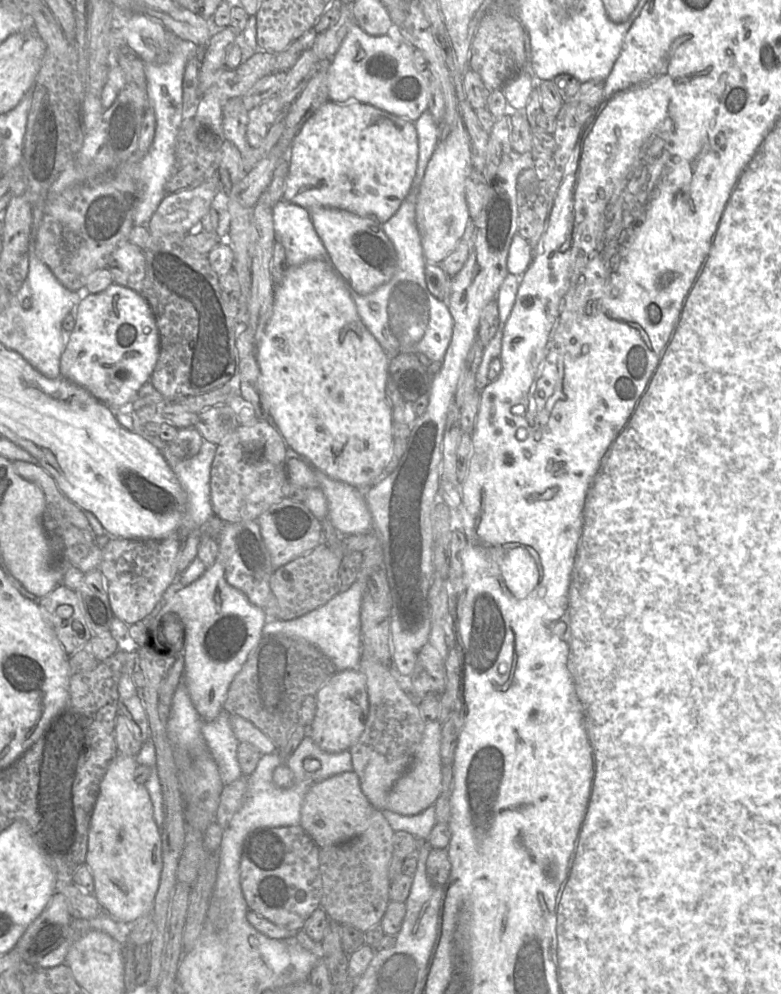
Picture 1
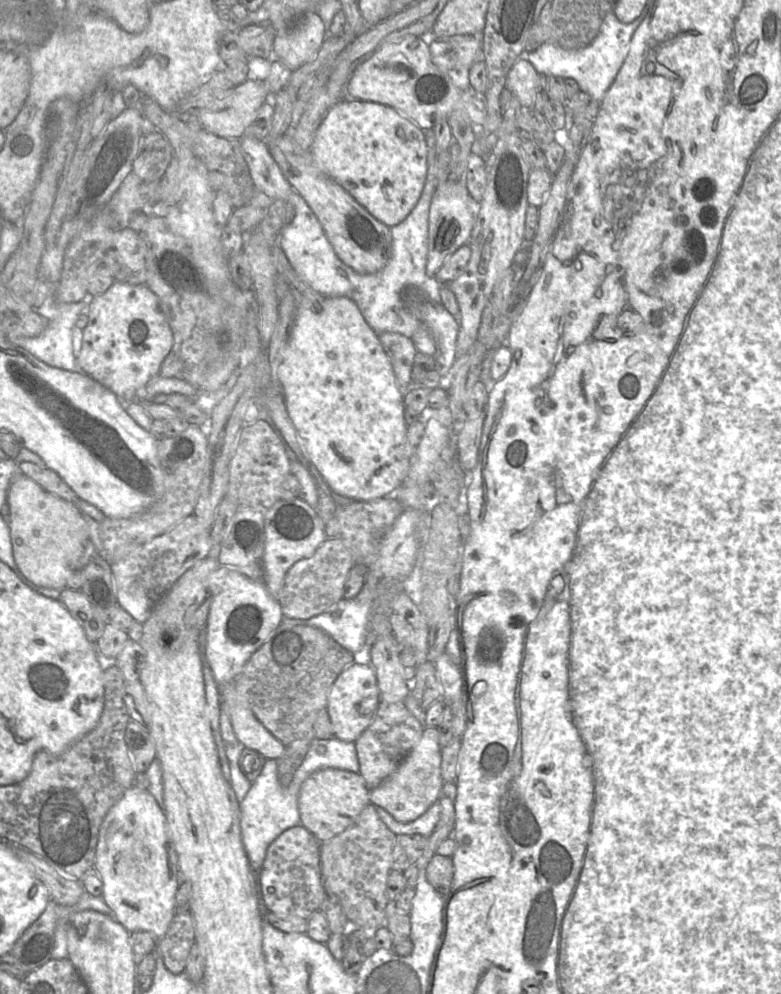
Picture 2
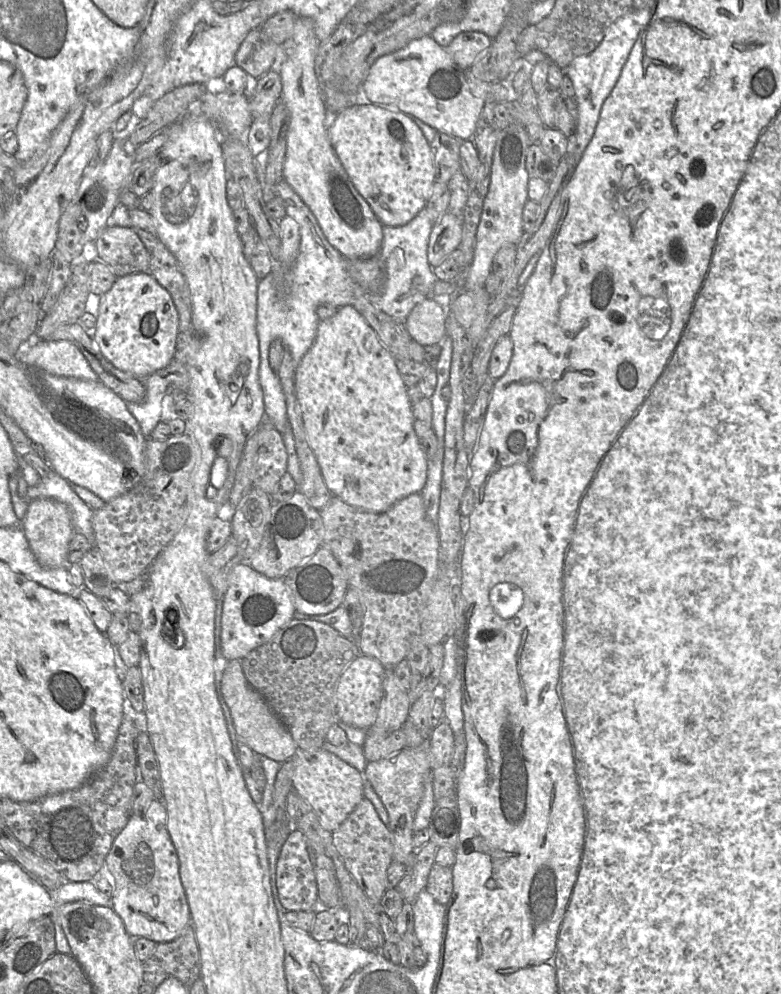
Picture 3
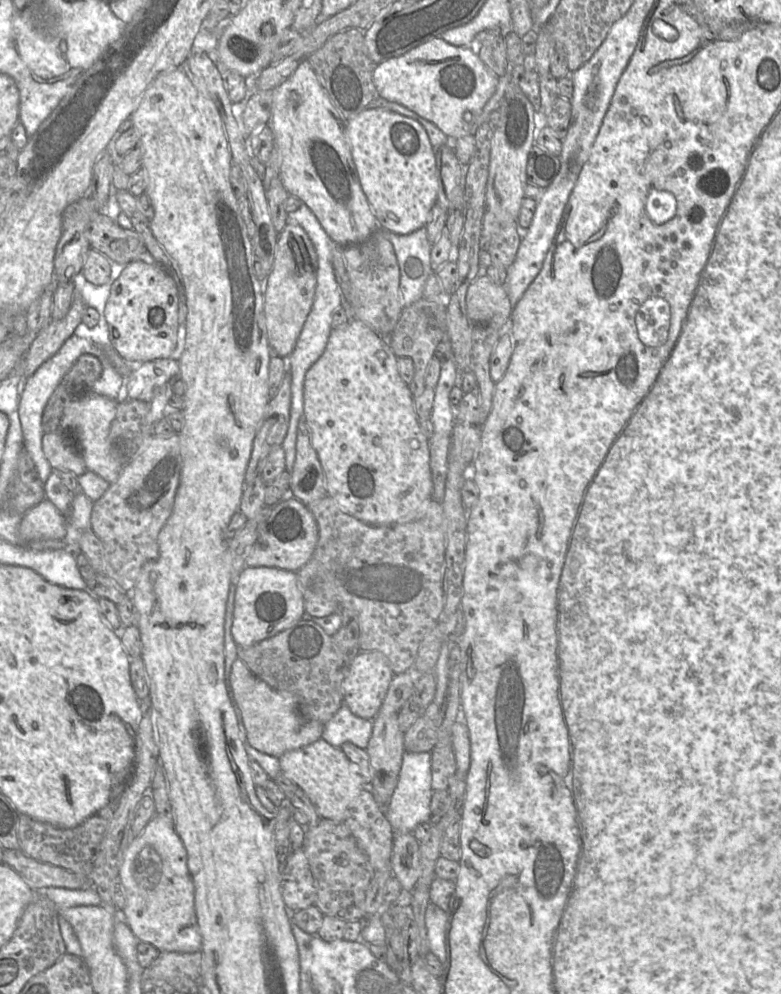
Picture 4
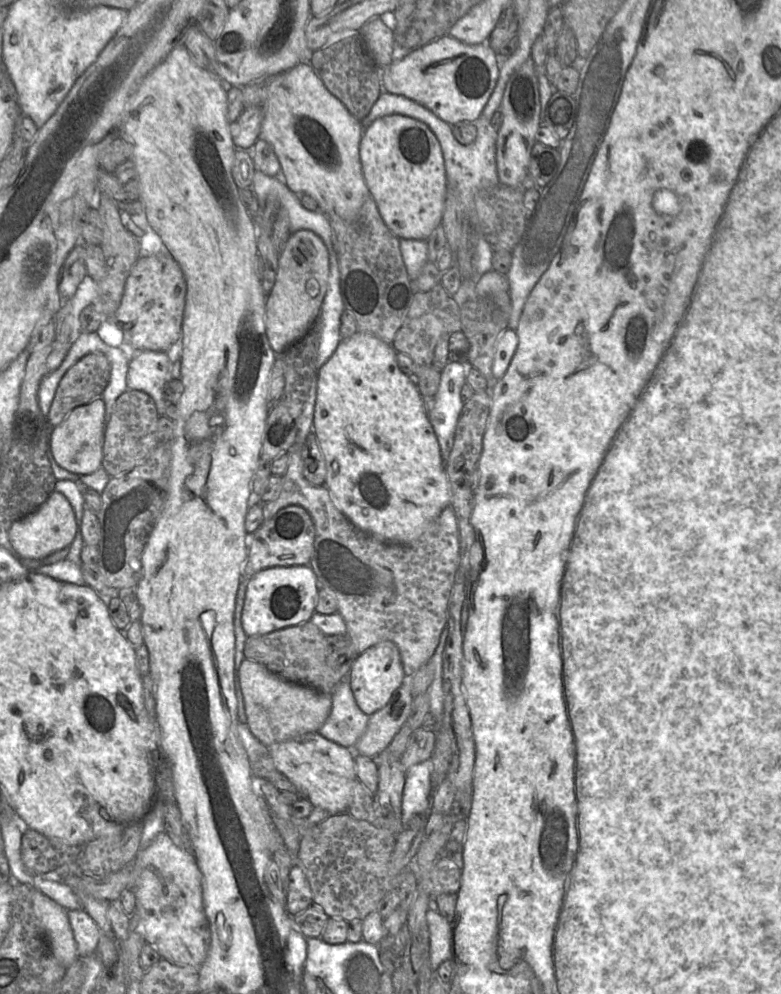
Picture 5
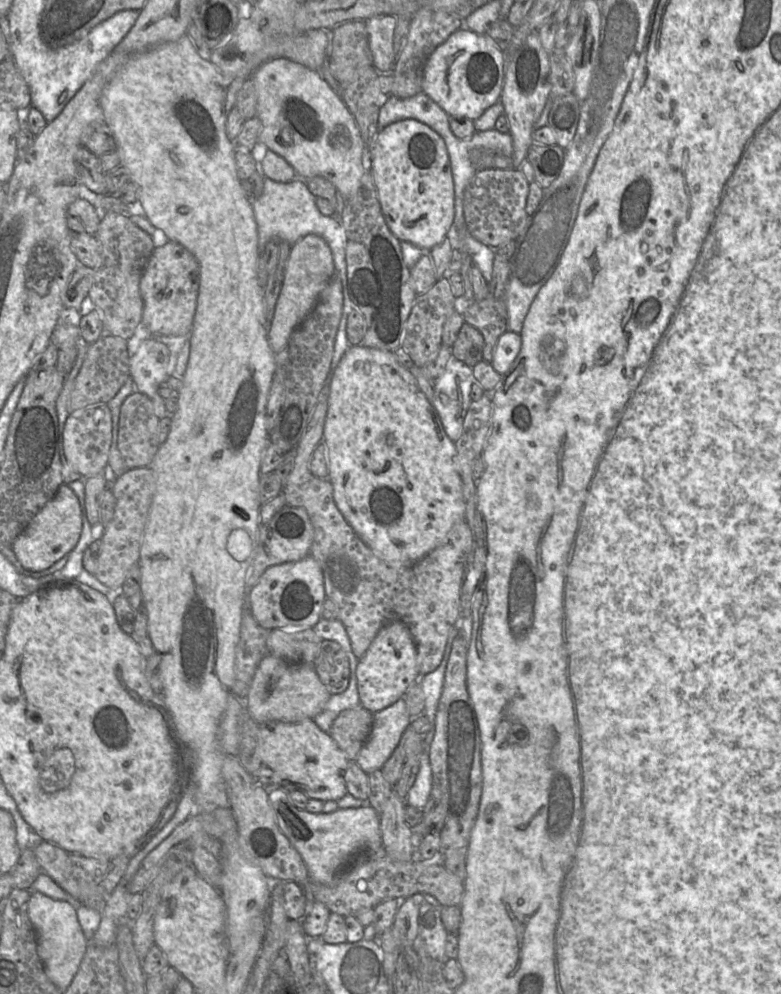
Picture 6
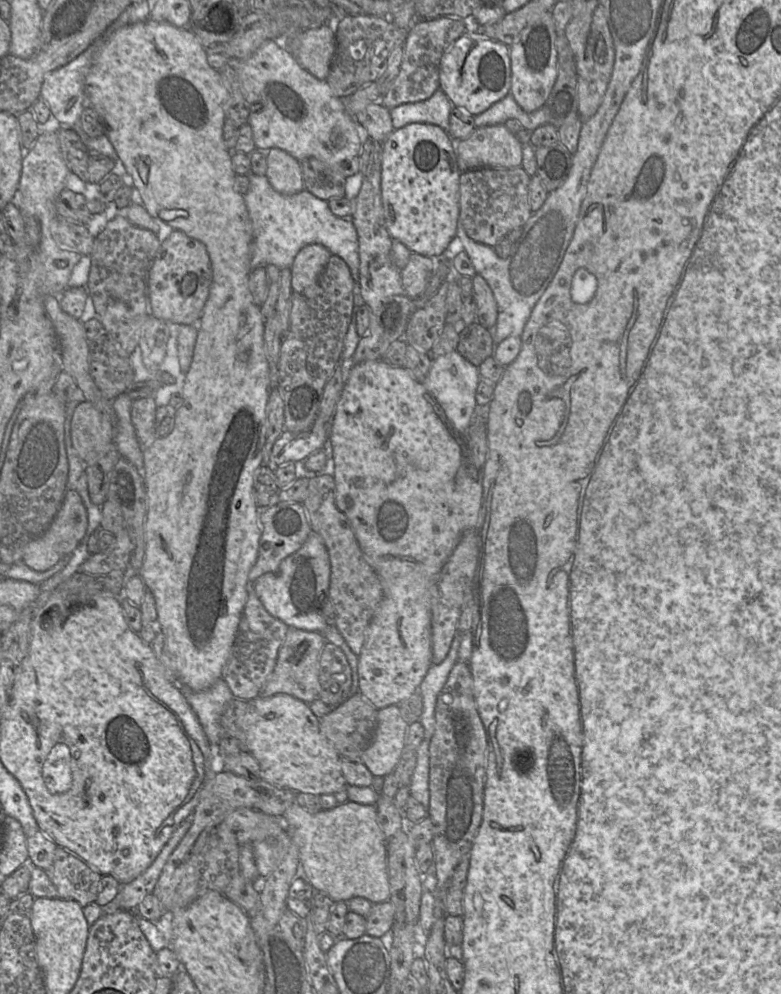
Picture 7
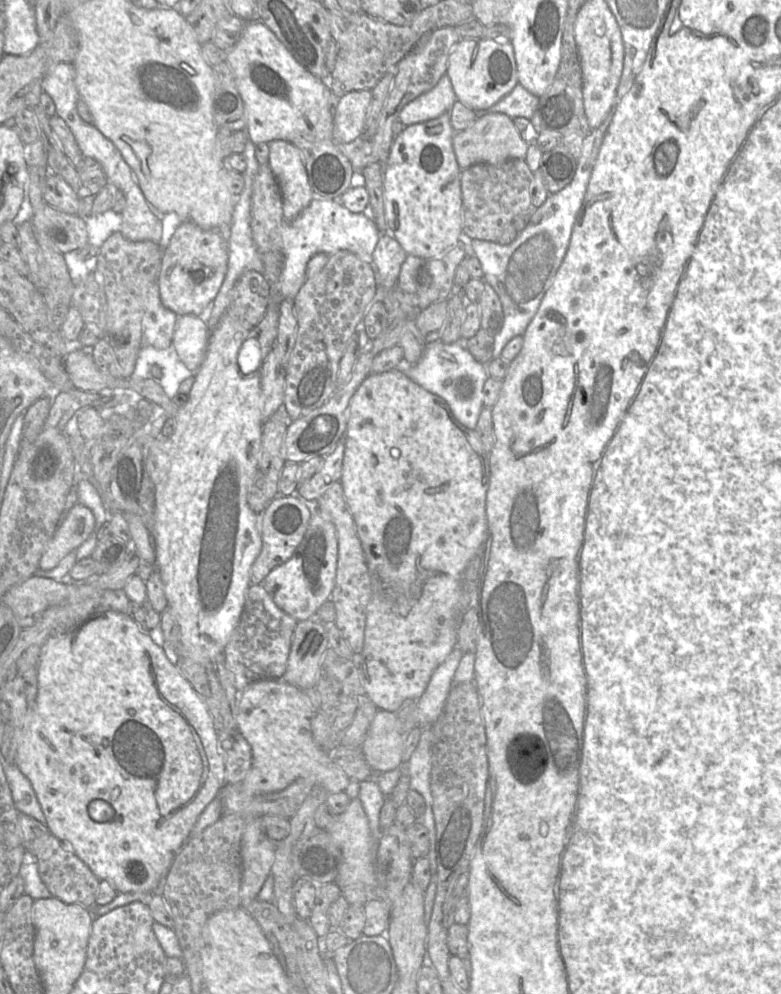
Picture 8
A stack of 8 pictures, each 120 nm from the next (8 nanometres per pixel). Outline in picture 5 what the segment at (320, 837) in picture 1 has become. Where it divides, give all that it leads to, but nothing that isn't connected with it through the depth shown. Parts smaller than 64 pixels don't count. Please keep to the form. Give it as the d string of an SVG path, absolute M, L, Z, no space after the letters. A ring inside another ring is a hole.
M312 732L272 745L269 755L276 769L294 785L300 798L307 799L314 807L327 810L330 814L348 810L353 787L358 779L352 749L330 741L318 732Z

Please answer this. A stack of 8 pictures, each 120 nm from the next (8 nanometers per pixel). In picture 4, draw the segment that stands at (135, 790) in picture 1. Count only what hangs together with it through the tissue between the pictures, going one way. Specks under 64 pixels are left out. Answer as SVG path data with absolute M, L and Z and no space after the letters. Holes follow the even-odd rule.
M156 814L141 834L131 840L122 858L119 881L126 894L125 906L119 911L120 916L139 941L152 944L160 952L201 951L202 936L195 911L195 888L188 868L187 851L172 820Z

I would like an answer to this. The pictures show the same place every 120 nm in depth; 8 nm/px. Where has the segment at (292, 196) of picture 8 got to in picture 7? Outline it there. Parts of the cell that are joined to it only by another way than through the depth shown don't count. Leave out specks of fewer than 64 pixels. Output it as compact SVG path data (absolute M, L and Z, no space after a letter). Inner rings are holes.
M279 148L267 154L266 177L279 193L292 195L304 189L301 161Z

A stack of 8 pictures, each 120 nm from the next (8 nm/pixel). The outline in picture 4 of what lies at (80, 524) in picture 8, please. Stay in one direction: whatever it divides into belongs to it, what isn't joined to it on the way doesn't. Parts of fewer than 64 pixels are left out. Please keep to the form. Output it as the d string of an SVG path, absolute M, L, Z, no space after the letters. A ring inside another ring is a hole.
M47 499L25 512L19 525L23 542L64 540L67 531L67 515Z

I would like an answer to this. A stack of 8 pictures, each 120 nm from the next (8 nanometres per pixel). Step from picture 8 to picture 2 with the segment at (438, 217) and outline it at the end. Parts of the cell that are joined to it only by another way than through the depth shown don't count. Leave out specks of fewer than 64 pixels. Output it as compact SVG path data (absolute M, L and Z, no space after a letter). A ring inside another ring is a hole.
M344 100L332 106L317 128L309 152L317 167L324 174L340 184L374 218L388 227L401 223L413 210L422 194L427 177L427 147L422 130L407 119L402 118L393 108L376 102Z

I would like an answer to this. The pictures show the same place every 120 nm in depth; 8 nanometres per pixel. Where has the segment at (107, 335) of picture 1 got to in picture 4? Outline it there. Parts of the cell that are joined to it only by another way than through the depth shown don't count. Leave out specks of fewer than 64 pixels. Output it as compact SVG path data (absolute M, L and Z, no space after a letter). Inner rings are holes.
M134 261L112 283L105 319L112 348L130 364L170 358L177 345L178 289L172 276L156 263Z

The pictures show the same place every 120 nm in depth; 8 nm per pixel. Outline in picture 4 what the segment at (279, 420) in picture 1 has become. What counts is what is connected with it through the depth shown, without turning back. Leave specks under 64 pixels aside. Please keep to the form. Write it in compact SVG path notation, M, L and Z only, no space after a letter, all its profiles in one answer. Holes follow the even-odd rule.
M357 319L350 320L343 327L332 329L323 354L307 371L304 381L303 415L311 429L313 445L323 467L327 493L344 512L373 526L391 526L419 519L425 514L432 500L433 482L429 440L420 428L414 398L408 384L400 377L397 359L386 338L380 336L364 322Z

